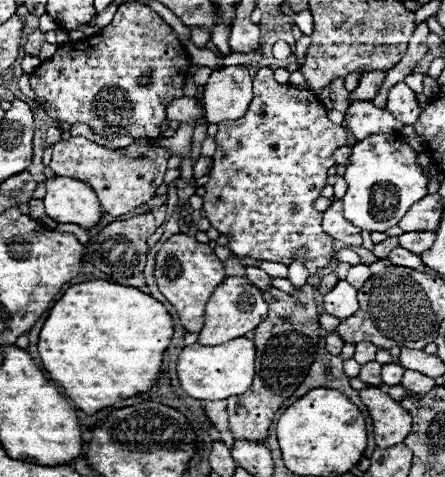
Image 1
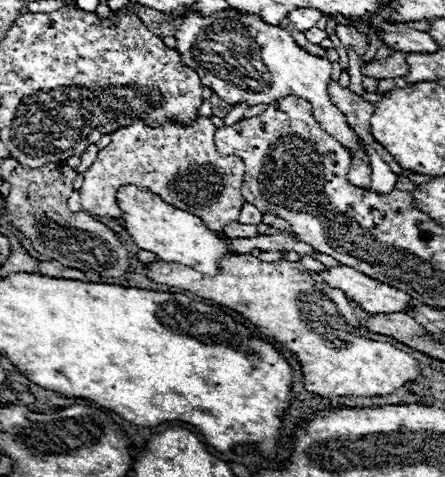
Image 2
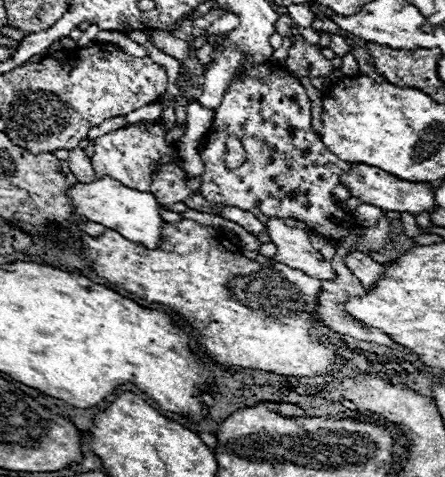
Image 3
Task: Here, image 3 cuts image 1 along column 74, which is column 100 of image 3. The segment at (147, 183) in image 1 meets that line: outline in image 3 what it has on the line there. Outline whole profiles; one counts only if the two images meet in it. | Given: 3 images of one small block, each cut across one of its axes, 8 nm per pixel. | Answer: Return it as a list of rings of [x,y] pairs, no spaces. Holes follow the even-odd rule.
[[[136,122],[96,138],[92,168],[98,178],[110,176],[130,188],[152,192],[158,198],[158,204],[166,210],[194,194],[194,190],[190,190],[186,184],[188,178],[182,166],[182,158],[174,144],[166,142],[166,130],[160,126],[160,122]]]

